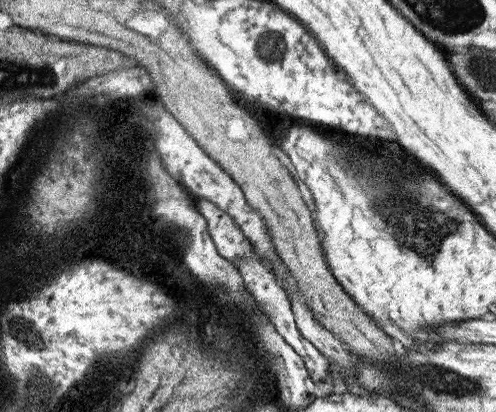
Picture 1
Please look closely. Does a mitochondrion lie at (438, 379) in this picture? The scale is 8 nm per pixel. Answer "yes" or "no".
yes

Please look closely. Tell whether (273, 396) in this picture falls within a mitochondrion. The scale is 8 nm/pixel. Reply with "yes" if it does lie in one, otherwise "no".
no

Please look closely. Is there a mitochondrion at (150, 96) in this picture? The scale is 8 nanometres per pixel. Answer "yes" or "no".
no

